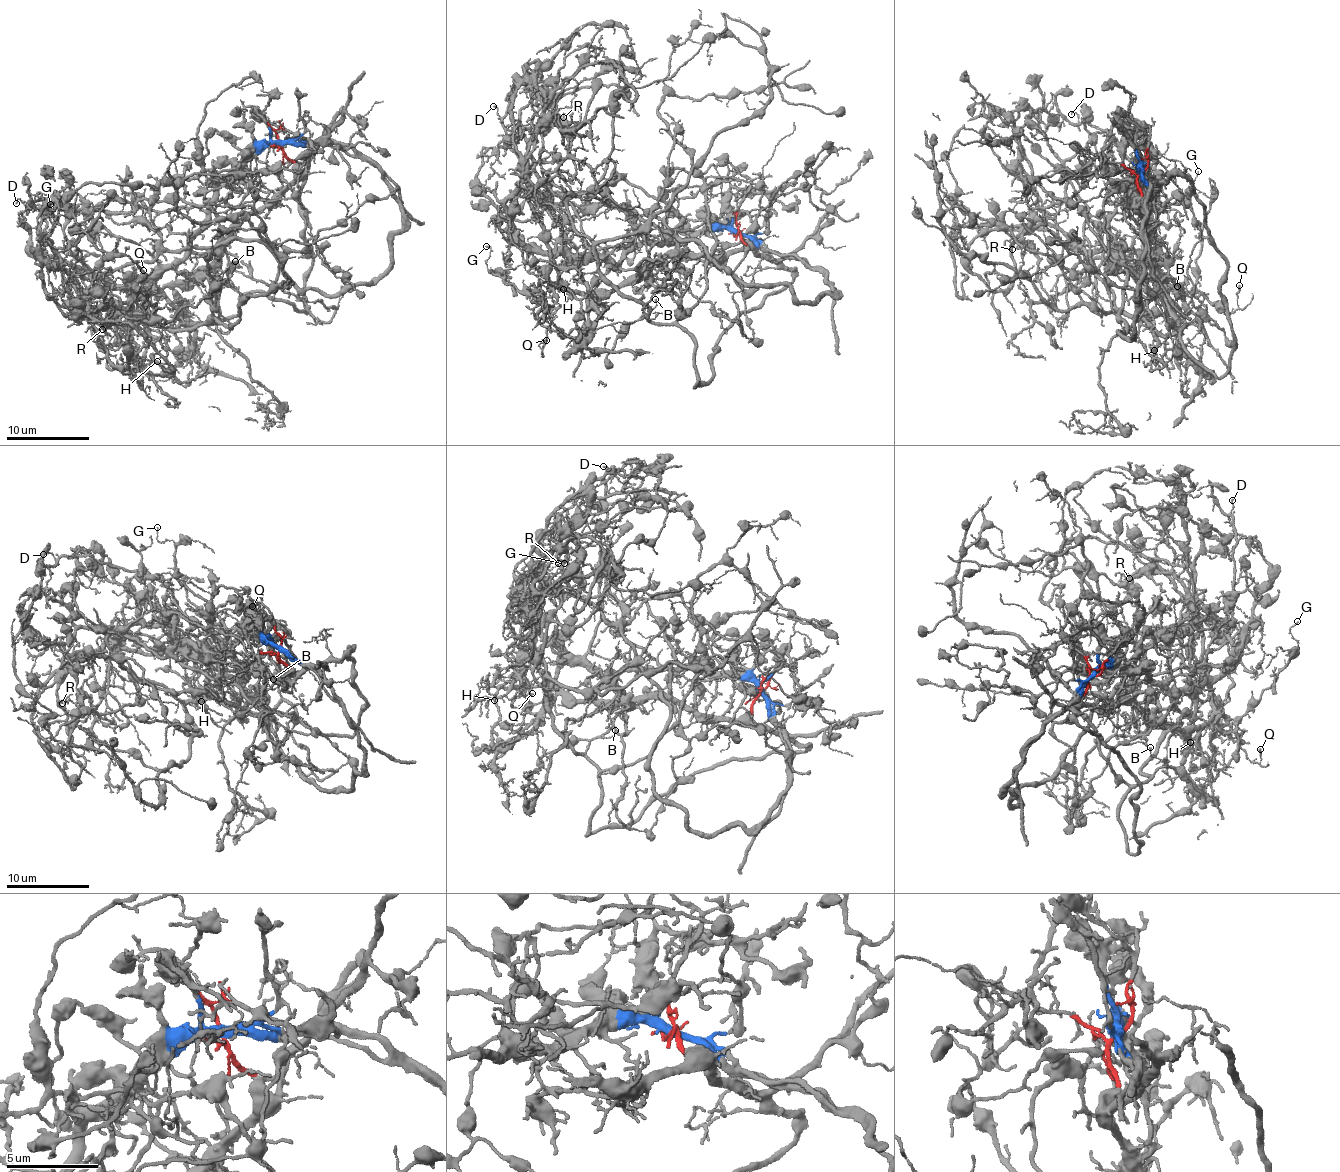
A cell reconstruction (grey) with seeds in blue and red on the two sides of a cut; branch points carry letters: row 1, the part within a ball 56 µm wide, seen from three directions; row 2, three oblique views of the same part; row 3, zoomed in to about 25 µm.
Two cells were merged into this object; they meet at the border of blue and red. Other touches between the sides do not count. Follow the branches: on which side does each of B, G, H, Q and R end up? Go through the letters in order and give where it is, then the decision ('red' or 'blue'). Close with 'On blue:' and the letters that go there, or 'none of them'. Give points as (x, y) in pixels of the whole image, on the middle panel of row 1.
B: (655, 299) | red
G: (486, 246) | red
H: (563, 289) | blue
Q: (546, 340) | red
R: (563, 117) | blue
On blue: H, R

